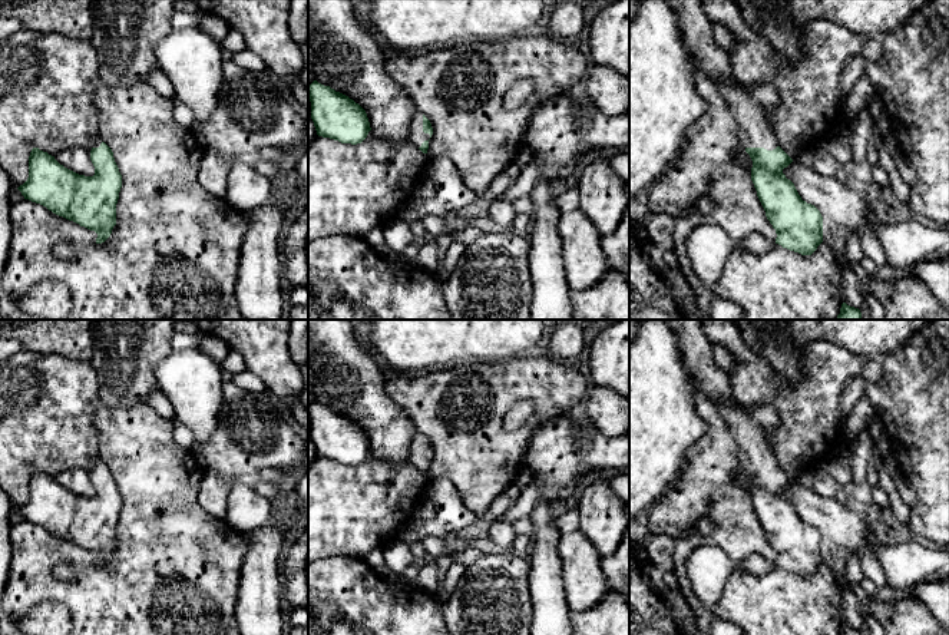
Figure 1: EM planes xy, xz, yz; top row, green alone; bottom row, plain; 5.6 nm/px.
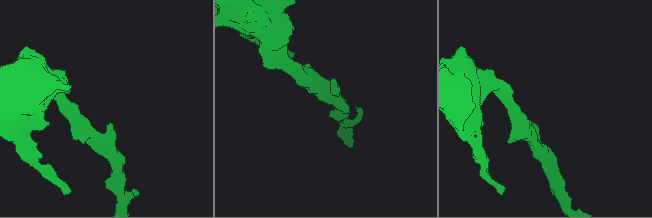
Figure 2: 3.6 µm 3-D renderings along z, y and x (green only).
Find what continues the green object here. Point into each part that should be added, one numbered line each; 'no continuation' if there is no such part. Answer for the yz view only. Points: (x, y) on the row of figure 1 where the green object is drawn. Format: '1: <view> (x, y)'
1: yz (754, 132)

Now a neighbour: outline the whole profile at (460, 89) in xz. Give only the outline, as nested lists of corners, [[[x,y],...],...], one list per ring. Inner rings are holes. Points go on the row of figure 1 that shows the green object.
[[[532,30],[518,37],[487,43],[457,43],[424,53],[386,52],[387,75],[409,95],[417,112],[421,112],[431,123],[433,135],[427,155],[452,161],[466,188],[476,196],[482,196],[492,181],[515,162],[523,146],[529,115],[546,99],[583,80],[589,69],[591,62],[579,49],[568,42],[552,39],[545,30]],[[520,79],[530,79],[533,92],[519,109],[509,110],[503,105],[505,95]]]

